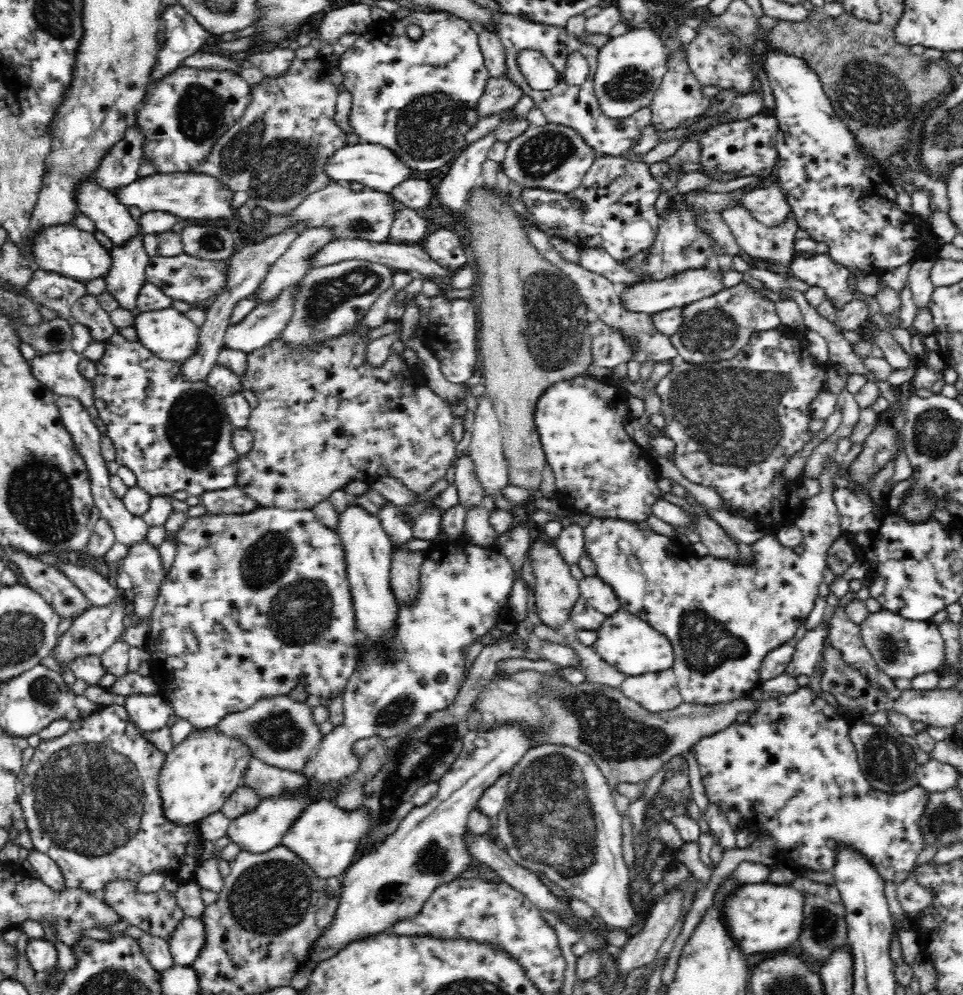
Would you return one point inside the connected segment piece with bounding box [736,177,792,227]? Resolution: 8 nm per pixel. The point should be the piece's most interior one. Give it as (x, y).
(768, 204)

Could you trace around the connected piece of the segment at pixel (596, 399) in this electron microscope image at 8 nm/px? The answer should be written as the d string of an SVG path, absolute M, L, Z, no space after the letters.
M584 372L582 375L552 385L539 400L538 409L535 412L535 423L540 433L544 452L548 458L547 463L552 467L552 471L554 471L557 491L564 494L564 498L572 498L572 502L574 503L572 504L573 511L588 513L592 517L598 518L620 518L633 522L646 521L653 514L652 506L654 502L657 502L661 498L661 489L658 487L660 473L658 473L658 464L656 464L656 459L652 455L652 450L641 447L627 433L627 422L631 419L628 412L628 405L626 405L626 401L628 400L627 395L626 389L612 384L610 380L595 379L589 373Z

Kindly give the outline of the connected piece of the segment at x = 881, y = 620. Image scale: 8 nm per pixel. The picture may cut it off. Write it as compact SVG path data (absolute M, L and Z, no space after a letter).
M880 610L868 615L860 628L866 648L876 664L891 678L912 680L919 674L938 671L944 665L946 653L945 639L938 625L931 621L911 621Z

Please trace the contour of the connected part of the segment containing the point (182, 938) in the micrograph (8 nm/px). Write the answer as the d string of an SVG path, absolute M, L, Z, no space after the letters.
M184 916L176 924L176 928L170 936L169 952L175 965L192 965L192 962L200 955L201 947L205 942L204 923L200 921L200 917Z

